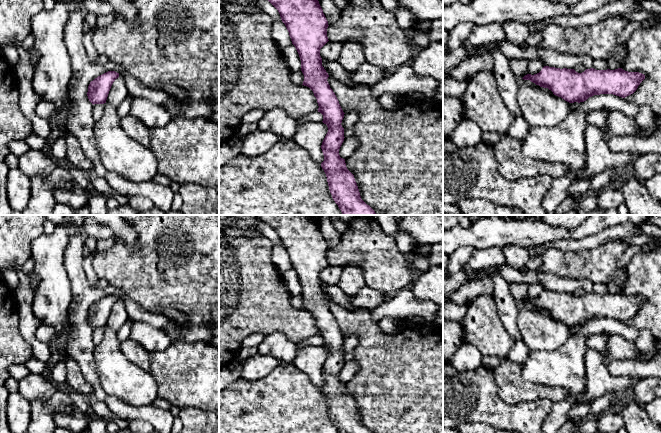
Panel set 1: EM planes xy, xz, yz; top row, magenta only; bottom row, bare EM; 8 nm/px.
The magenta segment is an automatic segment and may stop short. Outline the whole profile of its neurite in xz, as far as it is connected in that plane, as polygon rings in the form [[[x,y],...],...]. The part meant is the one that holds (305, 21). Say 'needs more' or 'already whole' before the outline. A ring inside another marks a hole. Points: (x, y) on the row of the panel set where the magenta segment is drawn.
already whole; [[[268,0],[279,12],[285,24],[292,44],[295,46],[300,60],[301,71],[304,75],[304,86],[309,87],[318,103],[318,112],[323,115],[323,123],[327,125],[328,132],[322,142],[321,149],[324,161],[321,167],[324,170],[330,193],[343,215],[376,215],[375,211],[367,205],[360,196],[354,175],[347,169],[345,159],[339,155],[339,149],[344,141],[344,128],[341,123],[344,112],[339,101],[327,81],[329,75],[322,66],[320,49],[329,41],[327,37],[328,21],[318,0]]]

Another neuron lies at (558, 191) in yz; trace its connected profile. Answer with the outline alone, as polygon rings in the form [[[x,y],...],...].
[[[586,166],[577,170],[569,170],[560,178],[553,178],[550,188],[543,199],[546,215],[555,215],[557,207],[568,197],[568,190],[574,180],[585,171]]]

